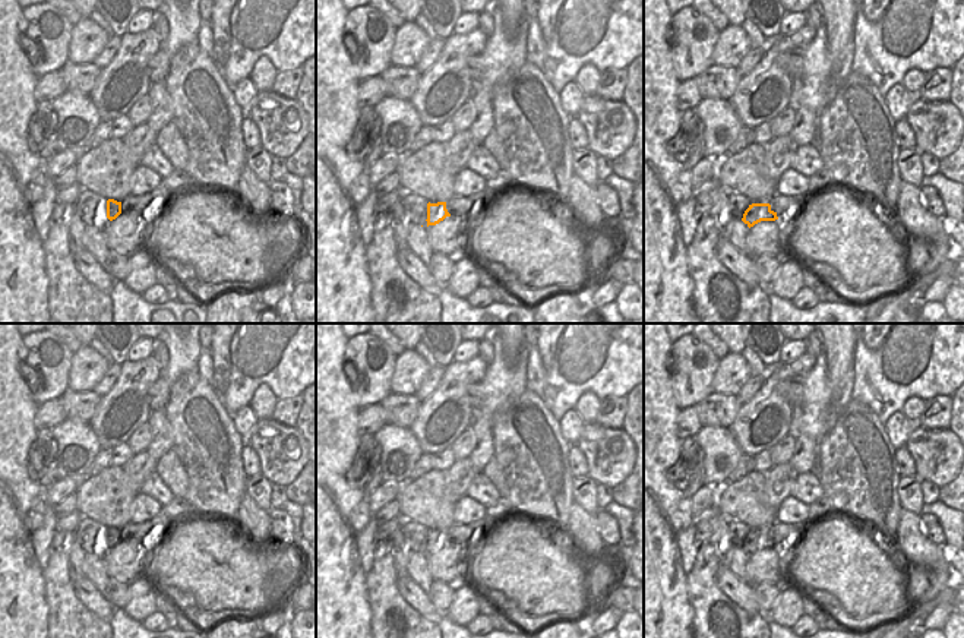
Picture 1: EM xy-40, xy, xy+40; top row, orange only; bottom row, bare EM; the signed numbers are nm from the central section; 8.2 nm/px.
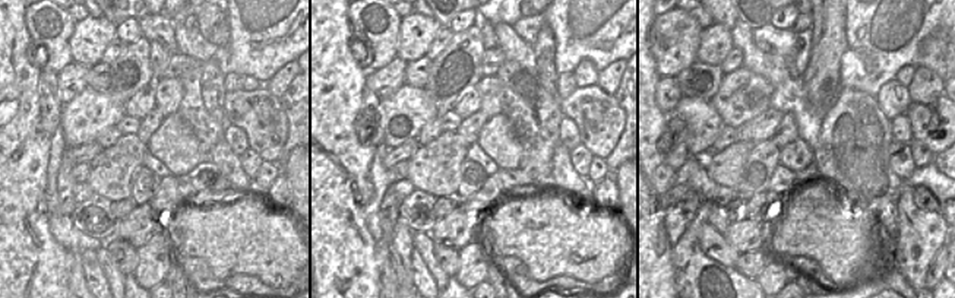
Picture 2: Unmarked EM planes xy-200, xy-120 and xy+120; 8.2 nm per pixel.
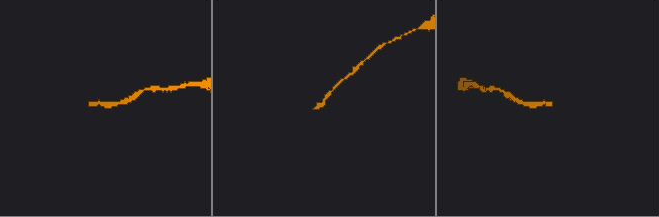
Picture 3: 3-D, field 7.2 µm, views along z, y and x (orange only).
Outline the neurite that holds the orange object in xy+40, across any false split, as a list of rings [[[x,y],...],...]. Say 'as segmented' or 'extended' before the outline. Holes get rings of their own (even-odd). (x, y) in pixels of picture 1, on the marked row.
as segmented | [[[752,203],[745,211],[742,221],[750,228],[761,221],[778,219],[777,212],[771,209],[769,203]]]

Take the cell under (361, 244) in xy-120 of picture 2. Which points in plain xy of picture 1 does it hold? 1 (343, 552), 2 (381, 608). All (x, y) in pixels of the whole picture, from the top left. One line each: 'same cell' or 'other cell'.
1: same cell
2: other cell

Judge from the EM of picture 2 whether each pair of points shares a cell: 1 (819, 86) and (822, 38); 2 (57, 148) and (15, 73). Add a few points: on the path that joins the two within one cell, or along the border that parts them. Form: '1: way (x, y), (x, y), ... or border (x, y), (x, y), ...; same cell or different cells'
1: way (821, 75), (822, 50); same cell
2: border (51, 138), (51, 152), (46, 171); different cells

